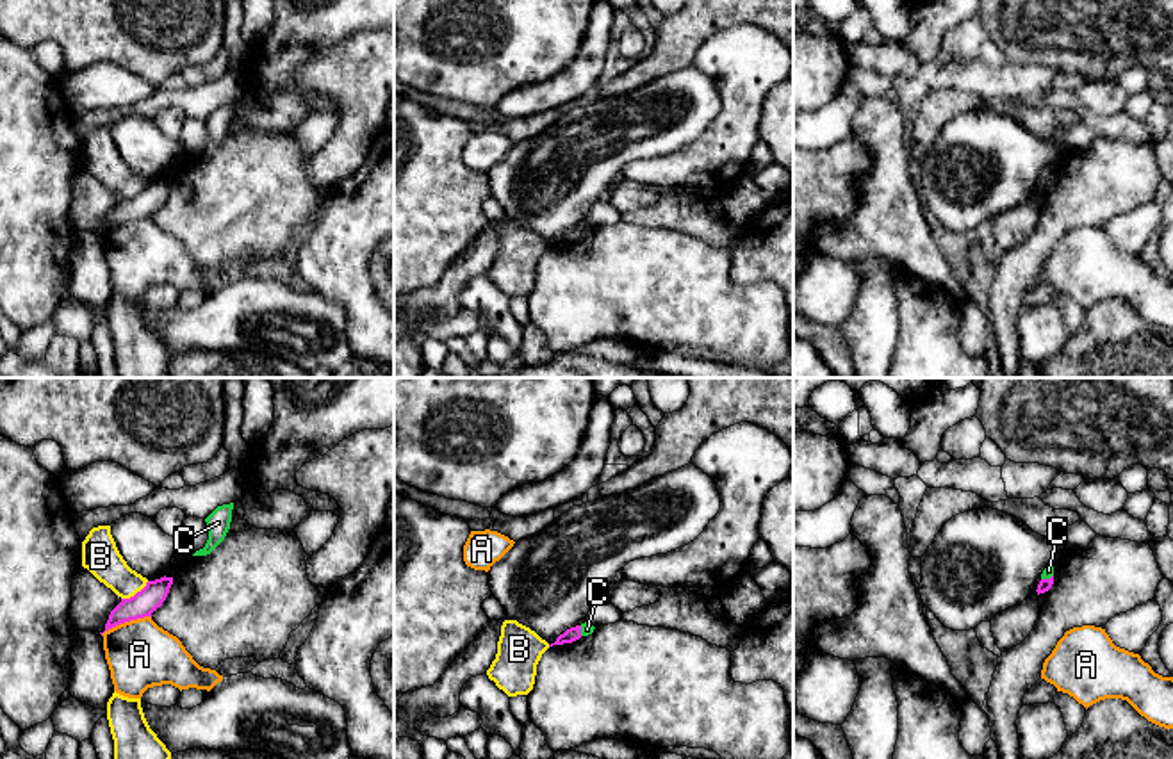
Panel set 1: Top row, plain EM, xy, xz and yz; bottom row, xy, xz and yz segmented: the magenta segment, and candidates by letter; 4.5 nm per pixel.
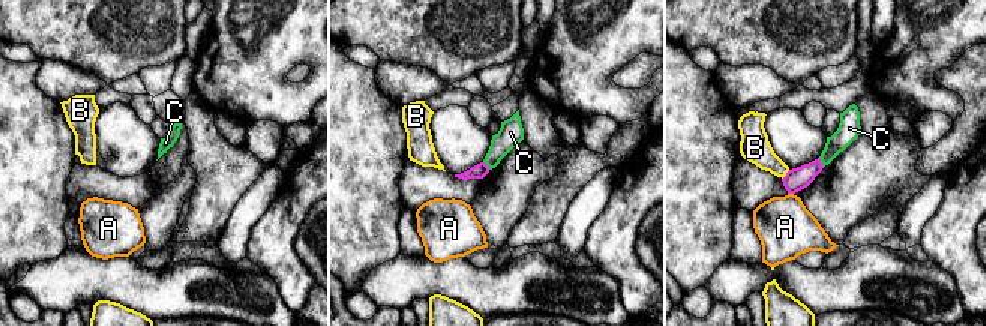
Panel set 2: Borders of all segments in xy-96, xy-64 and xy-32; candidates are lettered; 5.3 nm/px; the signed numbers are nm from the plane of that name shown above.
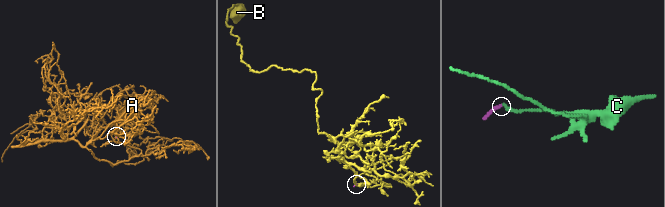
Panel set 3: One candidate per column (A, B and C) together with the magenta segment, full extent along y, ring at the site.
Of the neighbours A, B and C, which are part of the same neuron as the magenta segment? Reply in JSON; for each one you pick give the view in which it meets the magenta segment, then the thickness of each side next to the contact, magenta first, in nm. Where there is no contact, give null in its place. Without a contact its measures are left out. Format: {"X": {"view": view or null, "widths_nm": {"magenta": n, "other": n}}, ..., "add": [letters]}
{"C": {"view": "yz", "widths_nm": {"magenta": 60, "other": 50}}, "add": ["C"]}

